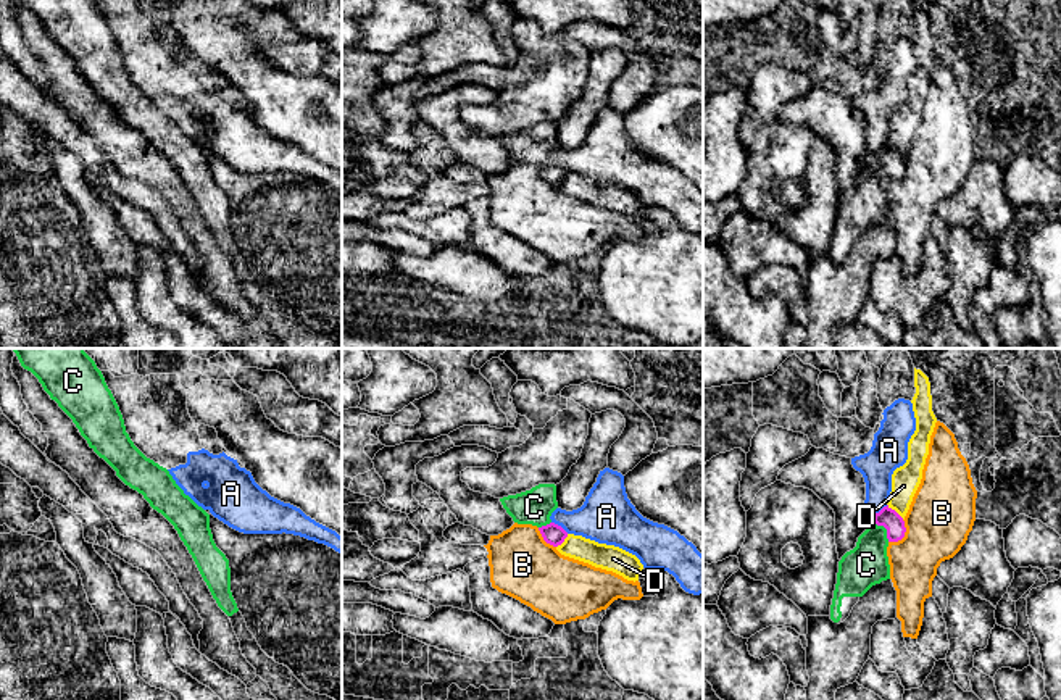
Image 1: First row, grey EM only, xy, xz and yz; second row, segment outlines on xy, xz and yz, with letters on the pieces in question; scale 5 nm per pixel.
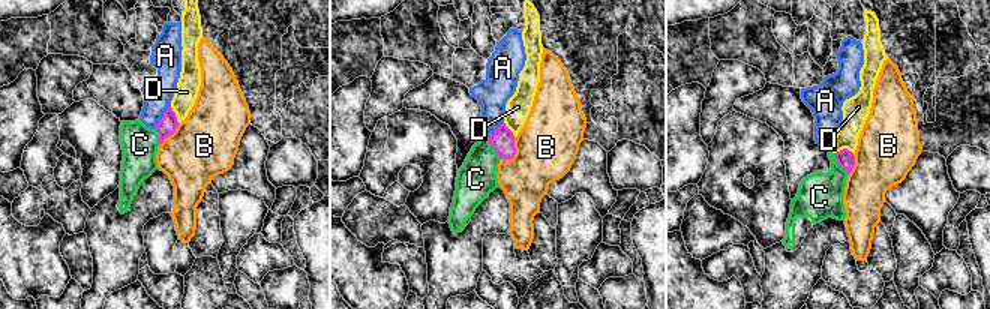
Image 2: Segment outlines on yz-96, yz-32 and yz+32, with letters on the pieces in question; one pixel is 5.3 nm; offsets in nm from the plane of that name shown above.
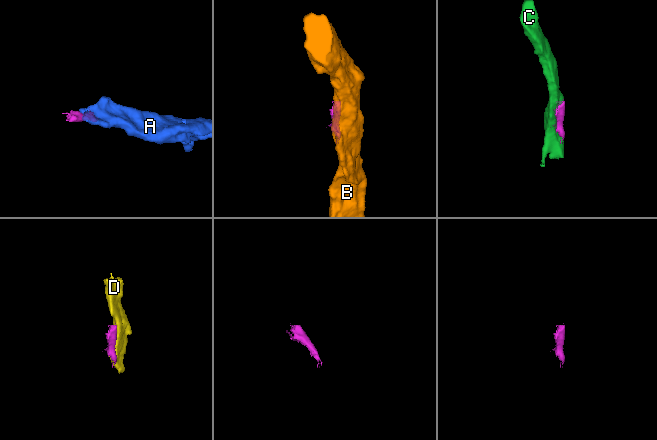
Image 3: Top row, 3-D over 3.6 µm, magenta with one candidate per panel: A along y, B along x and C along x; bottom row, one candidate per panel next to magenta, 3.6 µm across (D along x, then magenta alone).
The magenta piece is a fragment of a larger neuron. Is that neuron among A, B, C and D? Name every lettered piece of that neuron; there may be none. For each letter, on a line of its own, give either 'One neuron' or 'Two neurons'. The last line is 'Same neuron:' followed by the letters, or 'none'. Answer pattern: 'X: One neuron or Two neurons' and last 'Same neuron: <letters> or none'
A: Two neurons
B: Two neurons
C: One neuron
D: Two neurons
Same neuron: C

